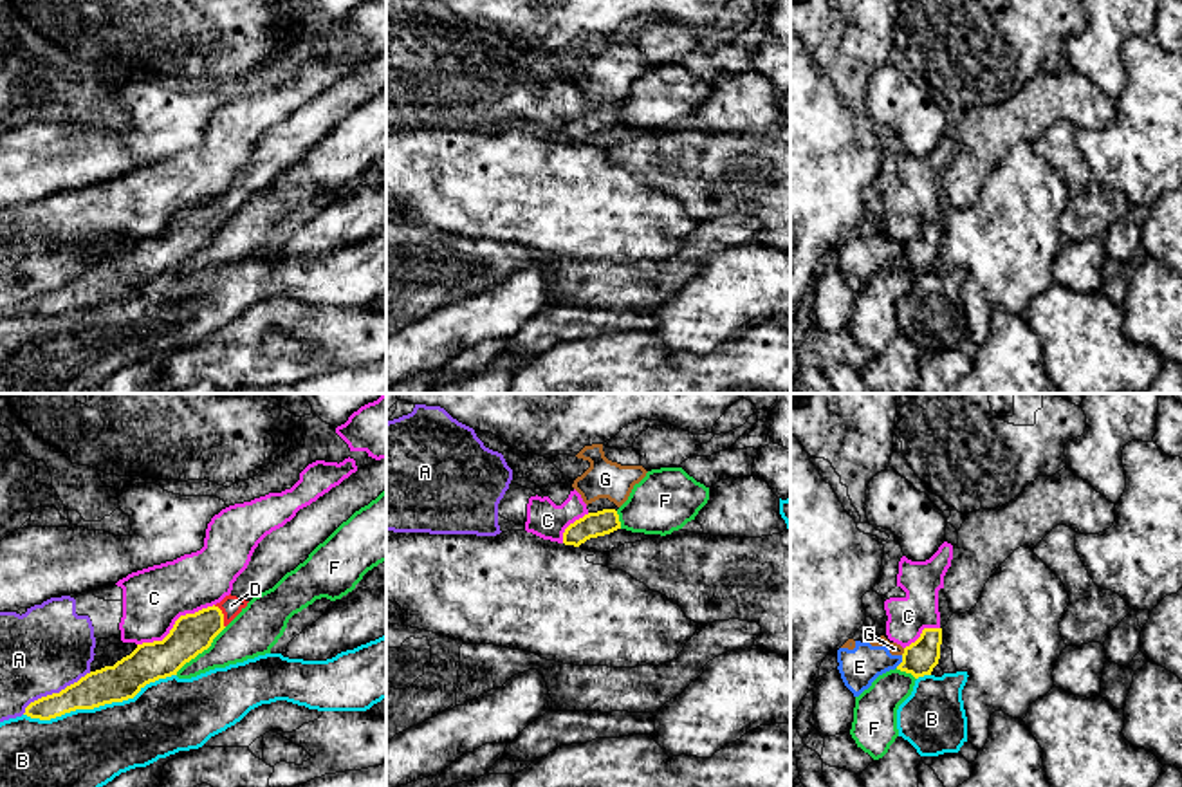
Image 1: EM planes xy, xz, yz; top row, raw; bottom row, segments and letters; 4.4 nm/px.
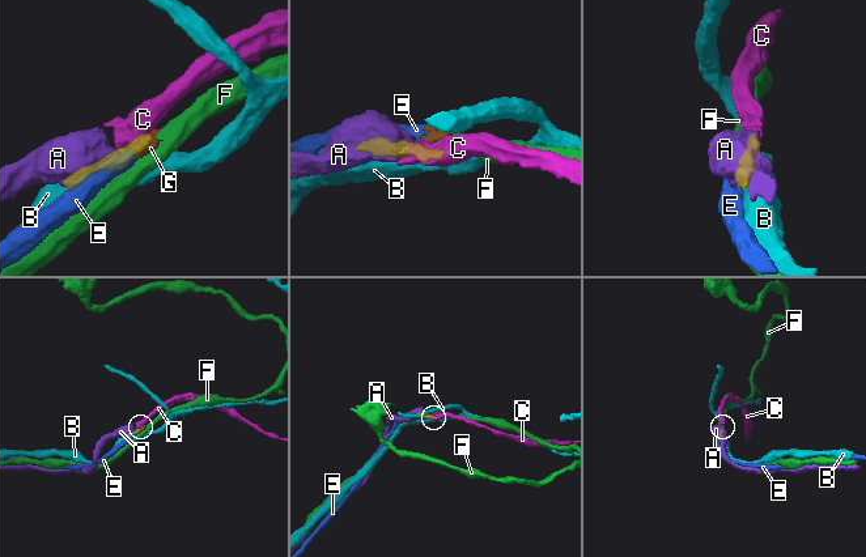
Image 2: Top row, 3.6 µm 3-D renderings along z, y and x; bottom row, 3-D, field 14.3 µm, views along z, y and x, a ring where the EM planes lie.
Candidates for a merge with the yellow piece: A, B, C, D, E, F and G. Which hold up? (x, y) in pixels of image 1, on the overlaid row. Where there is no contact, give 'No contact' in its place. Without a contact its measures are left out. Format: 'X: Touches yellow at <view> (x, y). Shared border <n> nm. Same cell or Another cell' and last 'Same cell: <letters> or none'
A: Touches yellow at xy (55, 694). Shared border 360 nm. Another cell
B: Touches yellow at xy (100, 704). Shared border 700 nm. Another cell
C: Touches yellow at xy (175, 623). Shared border 400 nm. Another cell
D: Touches yellow at xy (222, 616). Shared border 120 nm. Same cell
E: Touches yellow at yz (903, 661). Shared border 70 nm. Another cell
F: Touches yellow at xy (201, 652). Shared border 320 nm. Another cell
G: Touches yellow at yz (904, 652). Shared border 40 nm. Another cell
Same cell: D

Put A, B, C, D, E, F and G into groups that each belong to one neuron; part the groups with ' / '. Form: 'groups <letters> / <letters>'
groups A C / B / D / E G / F

